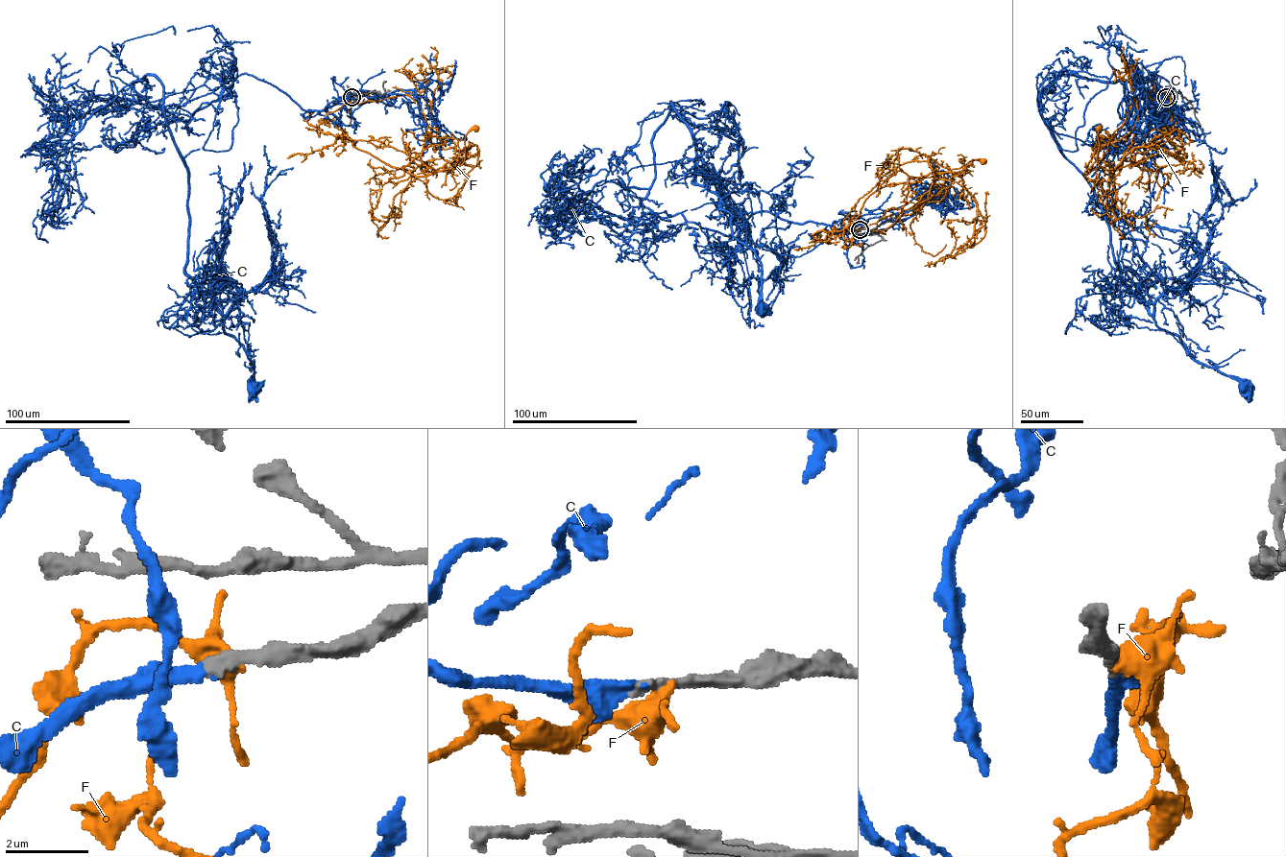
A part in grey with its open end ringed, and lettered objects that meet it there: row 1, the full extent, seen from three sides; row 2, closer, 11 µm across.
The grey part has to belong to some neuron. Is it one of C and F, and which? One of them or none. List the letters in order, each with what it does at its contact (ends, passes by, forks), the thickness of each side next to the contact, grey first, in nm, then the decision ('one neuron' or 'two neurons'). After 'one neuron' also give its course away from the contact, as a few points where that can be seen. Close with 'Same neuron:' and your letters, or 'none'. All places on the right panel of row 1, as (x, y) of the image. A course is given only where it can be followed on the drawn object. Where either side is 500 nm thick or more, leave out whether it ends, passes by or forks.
C: it ends | 320/400 nm | one neuron | via (1166, 96), (1152, 73), (1175, 91), (1159, 121), (1134, 82), (1061, 75), (1038, 111), (1122, 284), (1245, 389)
F: it passes by | 400/400 nm | two neurons
Same neuron: C

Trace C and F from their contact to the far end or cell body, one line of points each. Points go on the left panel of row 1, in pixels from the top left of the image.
C: (351, 96), (304, 110), (245, 73), (181, 121), (133, 83), (163, 86), (185, 272), (254, 389)
F: (352, 96), (327, 112), (320, 130), (349, 137), (356, 148), (416, 176), (462, 163), (465, 135), (475, 128)

